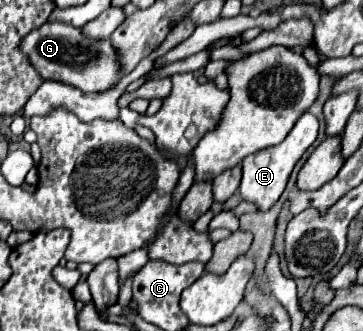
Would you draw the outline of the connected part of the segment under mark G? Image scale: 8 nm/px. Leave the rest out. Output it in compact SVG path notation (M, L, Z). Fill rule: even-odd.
M46 22L40 28L28 32L28 36L24 36L24 42L20 42L20 52L28 56L28 60L42 78L72 84L82 92L102 92L114 86L120 78L116 54L110 46L110 40L90 40L82 36L80 28L74 28L64 22Z

